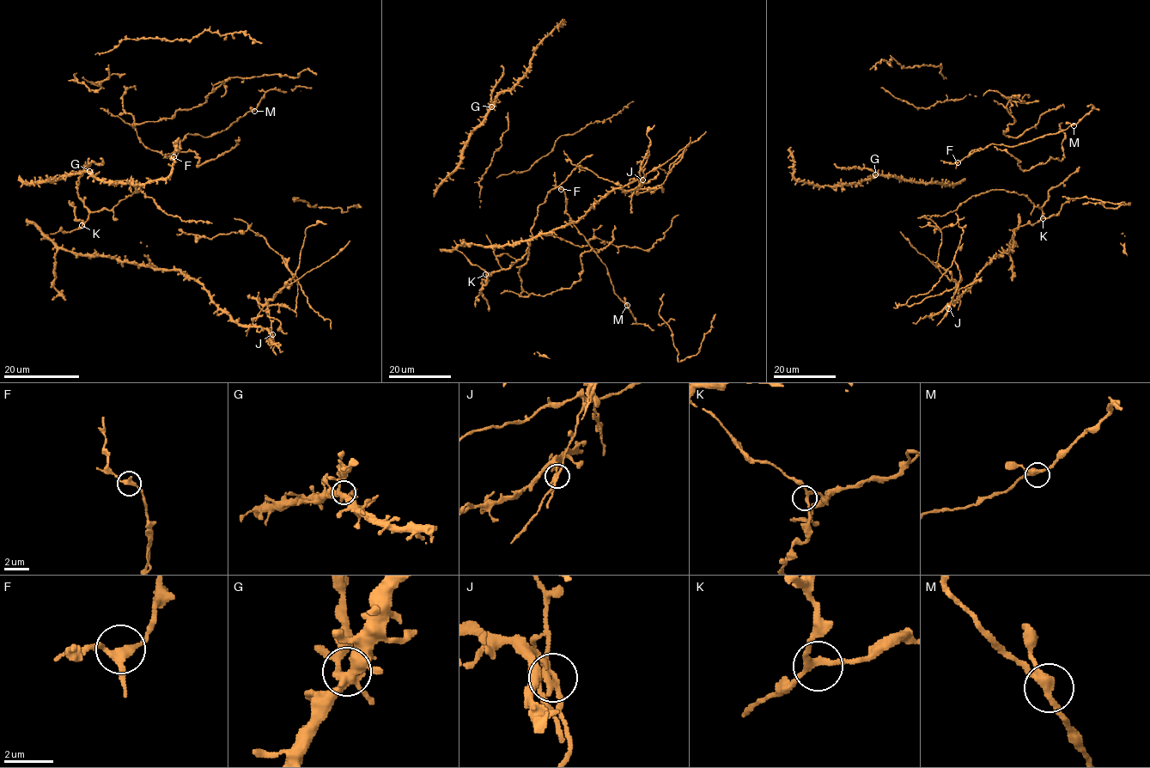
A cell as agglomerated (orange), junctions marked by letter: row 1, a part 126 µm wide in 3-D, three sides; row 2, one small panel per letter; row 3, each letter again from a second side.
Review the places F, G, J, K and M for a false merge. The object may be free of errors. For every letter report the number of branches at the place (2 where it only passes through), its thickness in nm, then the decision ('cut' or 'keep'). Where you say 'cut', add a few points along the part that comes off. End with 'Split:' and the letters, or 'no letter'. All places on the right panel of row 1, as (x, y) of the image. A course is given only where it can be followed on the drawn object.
F: 3 | 280 nm | keep
G: 4 | 400 nm | keep
J: 4 | 200 nm | cut | (948, 308), (961, 275), (953, 257), (963, 229), (958, 222), (940, 230), (927, 225), (919, 226)
K: 3 | 200 nm | keep
M: 3 | 300 nm | keep
Split: J

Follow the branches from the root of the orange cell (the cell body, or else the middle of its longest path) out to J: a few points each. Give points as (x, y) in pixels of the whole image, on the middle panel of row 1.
J: (491, 273), (473, 265), (457, 248), (465, 244), (510, 245), (551, 233), (578, 221), (615, 188), (641, 179)

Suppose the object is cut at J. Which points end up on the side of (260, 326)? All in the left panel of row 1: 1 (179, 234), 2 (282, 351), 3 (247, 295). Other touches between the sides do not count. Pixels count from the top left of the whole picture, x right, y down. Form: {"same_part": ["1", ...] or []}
{"same_part": ["2"]}

